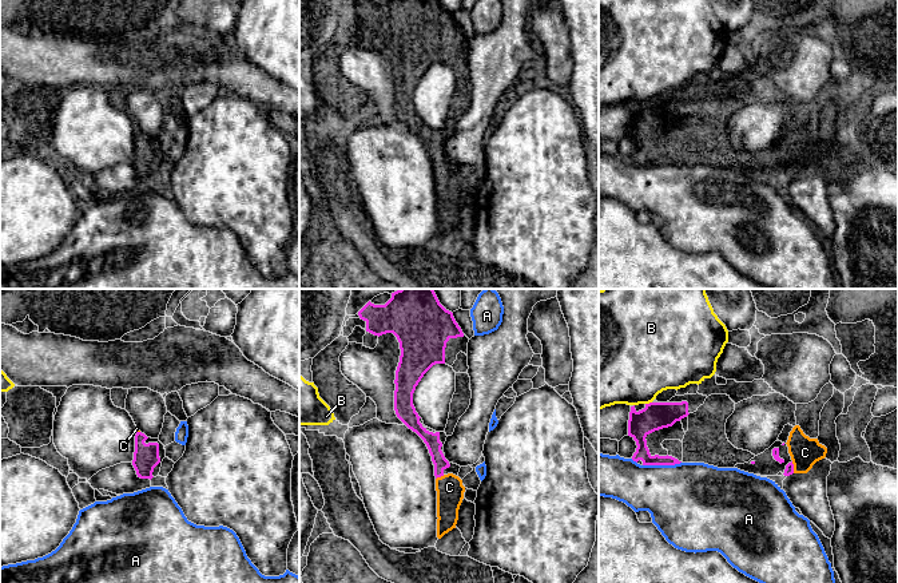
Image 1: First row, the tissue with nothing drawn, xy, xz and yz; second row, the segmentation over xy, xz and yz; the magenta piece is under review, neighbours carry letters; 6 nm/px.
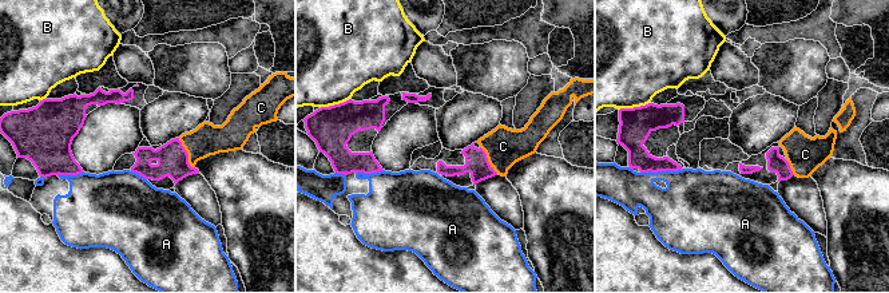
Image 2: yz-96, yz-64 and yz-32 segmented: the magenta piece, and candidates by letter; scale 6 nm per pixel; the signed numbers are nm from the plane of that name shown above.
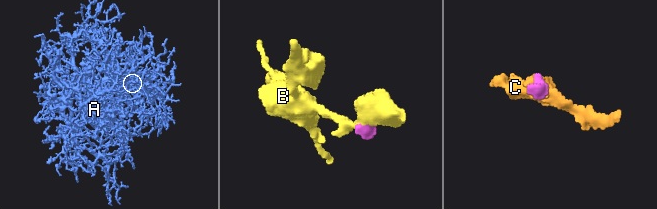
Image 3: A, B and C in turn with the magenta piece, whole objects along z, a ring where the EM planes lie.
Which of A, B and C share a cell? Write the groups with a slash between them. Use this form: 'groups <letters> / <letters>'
groups A / B / C

